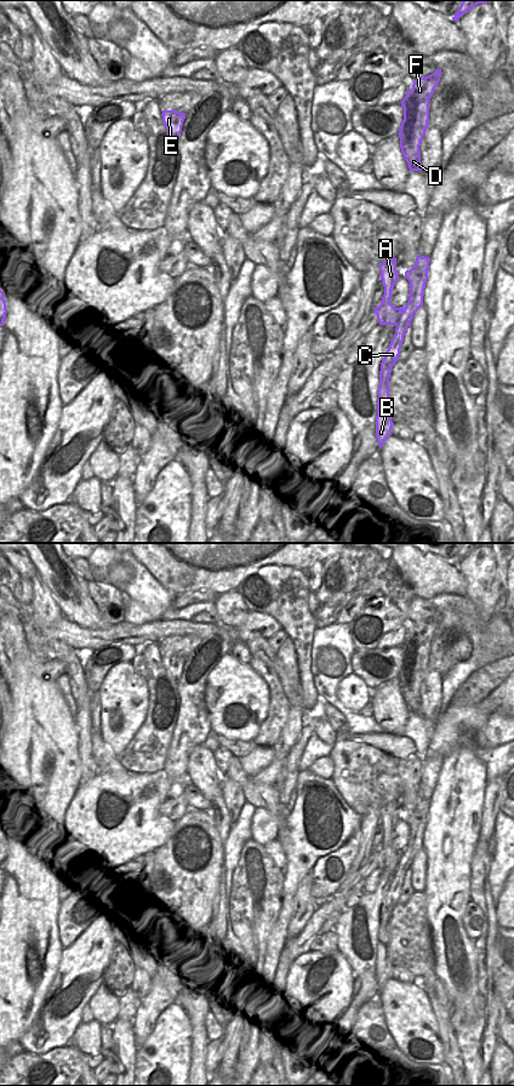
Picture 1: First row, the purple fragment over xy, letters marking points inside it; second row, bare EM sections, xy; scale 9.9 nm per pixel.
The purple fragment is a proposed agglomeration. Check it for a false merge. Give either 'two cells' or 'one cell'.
two cells

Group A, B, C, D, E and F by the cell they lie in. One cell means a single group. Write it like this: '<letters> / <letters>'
A B C / D E F

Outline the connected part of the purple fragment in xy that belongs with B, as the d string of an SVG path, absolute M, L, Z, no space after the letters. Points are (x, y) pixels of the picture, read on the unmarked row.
M396 801L384 804L379 807L381 823L384 829L384 838L382 846L373 852L377 858L379 868L395 868L395 878L389 887L389 891L381 905L379 914L379 931L377 938L379 941L377 945L377 959L376 959L376 979L379 991L384 984L392 978L392 971L394 968L389 958L389 921L390 915L395 905L399 903L401 887L404 879L411 864L413 857L411 852L406 850L395 851L390 846L392 834L399 822L396 813Z

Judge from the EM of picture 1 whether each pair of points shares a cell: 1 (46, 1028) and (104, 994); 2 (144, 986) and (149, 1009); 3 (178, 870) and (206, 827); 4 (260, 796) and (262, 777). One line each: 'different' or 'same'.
1: different
2: different
3: same
4: different

